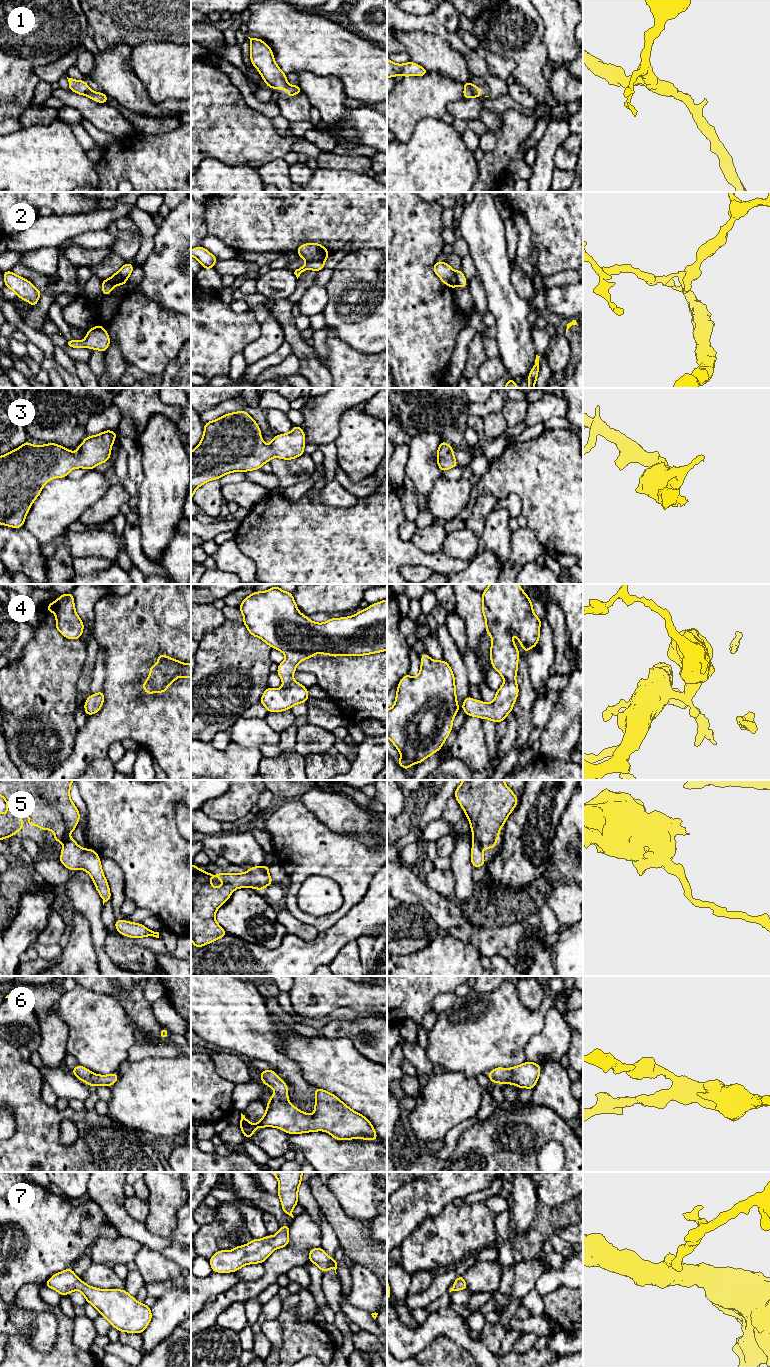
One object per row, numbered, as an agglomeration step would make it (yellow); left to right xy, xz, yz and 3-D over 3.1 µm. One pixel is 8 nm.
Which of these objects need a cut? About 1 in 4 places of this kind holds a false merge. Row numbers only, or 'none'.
2, 5

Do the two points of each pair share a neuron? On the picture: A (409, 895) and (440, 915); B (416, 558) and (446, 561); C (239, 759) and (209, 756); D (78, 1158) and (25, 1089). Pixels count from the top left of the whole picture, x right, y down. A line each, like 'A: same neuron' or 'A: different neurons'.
A: same neuron
B: same neuron
C: same neuron
D: same neuron

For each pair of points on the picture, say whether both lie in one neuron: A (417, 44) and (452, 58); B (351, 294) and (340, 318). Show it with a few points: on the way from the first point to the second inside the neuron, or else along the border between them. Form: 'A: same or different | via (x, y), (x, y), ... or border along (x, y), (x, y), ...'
A: same | via (426, 50), (443, 58)
B: same | via (351, 300), (351, 307), (346, 312)

